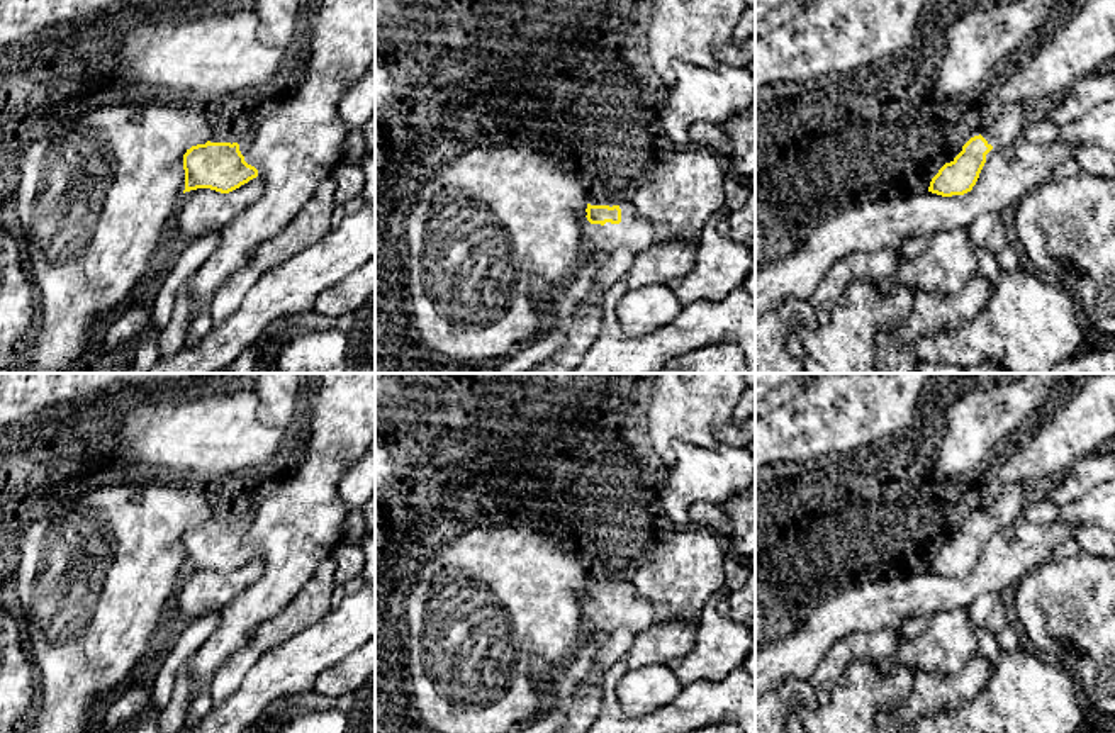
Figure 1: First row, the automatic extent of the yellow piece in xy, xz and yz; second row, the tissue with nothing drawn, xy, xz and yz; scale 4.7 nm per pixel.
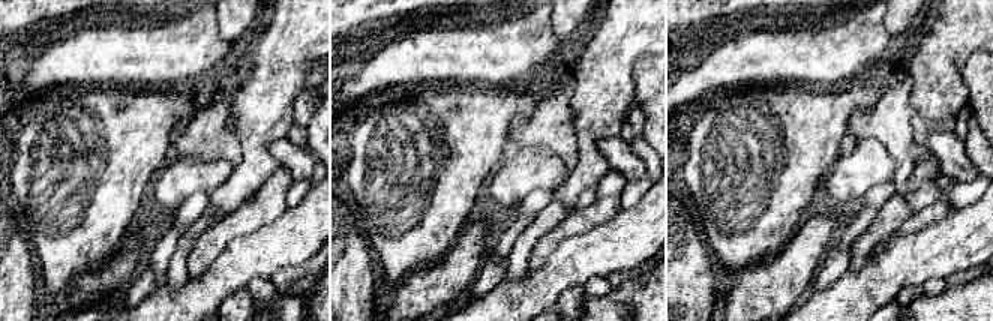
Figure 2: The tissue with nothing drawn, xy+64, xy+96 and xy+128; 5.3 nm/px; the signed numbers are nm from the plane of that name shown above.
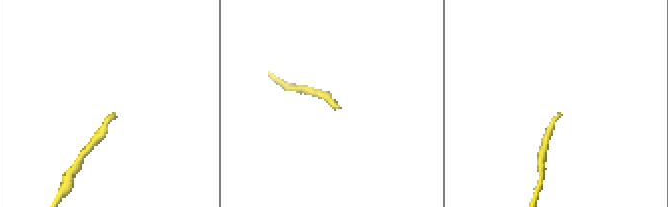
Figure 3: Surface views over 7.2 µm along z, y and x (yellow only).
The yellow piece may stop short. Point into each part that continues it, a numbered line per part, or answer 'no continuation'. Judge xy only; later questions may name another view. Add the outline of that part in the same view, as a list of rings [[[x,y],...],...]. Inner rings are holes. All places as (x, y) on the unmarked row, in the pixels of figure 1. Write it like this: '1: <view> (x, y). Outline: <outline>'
1: xy (243, 514). Outline: [[[244,501],[234,511],[231,511],[226,518],[222,519],[212,518],[210,523],[231,523],[231,524],[238,523],[239,531],[244,536],[255,519],[255,507],[256,507],[256,501]]]

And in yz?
1: yz (1005, 509). Outline: [[[1008,485],[1005,487],[1003,494],[996,497],[989,504],[981,504],[971,509],[971,514],[966,518],[964,524],[974,518],[983,516],[993,529],[986,534],[986,540],[991,538],[993,533],[1008,528],[1013,524],[1020,516],[1027,499],[1028,489],[1023,485]],[[962,524],[962,526],[964,526]]]

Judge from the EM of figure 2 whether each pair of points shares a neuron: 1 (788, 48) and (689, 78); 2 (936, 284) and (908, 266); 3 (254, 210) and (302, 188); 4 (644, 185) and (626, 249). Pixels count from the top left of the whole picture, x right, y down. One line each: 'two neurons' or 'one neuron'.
1: one neuron
2: two neurons
3: two neurons
4: two neurons

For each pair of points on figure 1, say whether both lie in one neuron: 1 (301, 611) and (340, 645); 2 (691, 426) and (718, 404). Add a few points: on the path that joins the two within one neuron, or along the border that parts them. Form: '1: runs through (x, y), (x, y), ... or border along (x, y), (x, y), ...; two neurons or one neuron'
1: border along (333, 608), (280, 645); two neurons
2: runs through (698, 419), (711, 406); one neuron

